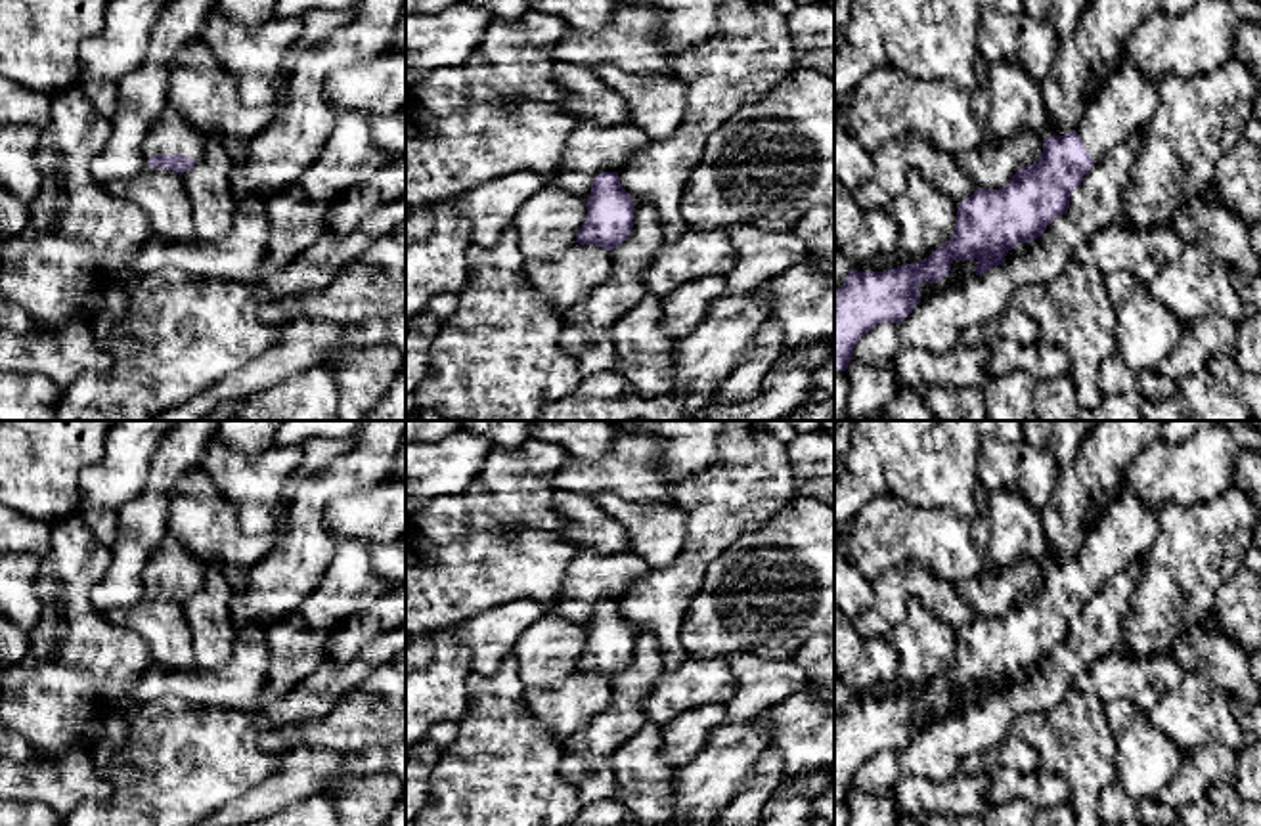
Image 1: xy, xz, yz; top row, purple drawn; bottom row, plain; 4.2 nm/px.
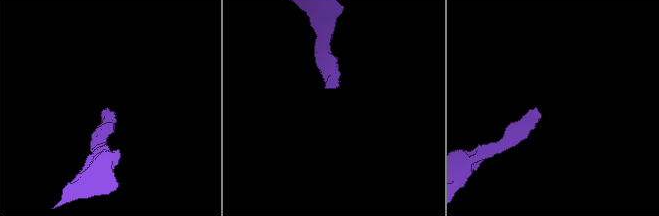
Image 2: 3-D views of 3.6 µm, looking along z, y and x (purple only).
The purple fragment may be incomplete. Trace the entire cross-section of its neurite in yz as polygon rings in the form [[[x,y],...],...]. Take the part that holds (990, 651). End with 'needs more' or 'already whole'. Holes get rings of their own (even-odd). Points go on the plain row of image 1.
[[[1117,495],[1112,507],[1096,520],[1081,545],[1079,554],[1064,564],[1043,568],[1041,589],[1020,597],[1001,618],[980,618],[957,633],[953,665],[928,686],[897,694],[886,700],[852,698],[834,721],[834,797],[846,799],[857,769],[873,755],[903,750],[920,732],[922,709],[938,711],[951,700],[953,688],[978,688],[976,704],[1005,692],[1005,683],[1018,671],[1041,665],[1047,654],[1070,637],[1070,625],[1081,614],[1083,604],[1116,574],[1137,562],[1160,533],[1158,511],[1139,495]]]; needs more

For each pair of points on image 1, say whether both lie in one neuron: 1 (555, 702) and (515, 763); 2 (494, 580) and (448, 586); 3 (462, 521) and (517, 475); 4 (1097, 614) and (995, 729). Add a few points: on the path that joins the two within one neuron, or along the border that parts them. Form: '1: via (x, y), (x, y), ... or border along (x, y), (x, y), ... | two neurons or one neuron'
1: border along (532, 719), (561, 744) | two neurons
2: via (483, 580), (460, 580) | one neuron
3: via (475, 511), (485, 507), (504, 488) | one neuron
4: via (1084, 645), (1039, 691), (1022, 698) | one neuron

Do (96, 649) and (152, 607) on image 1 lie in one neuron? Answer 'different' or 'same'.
different

